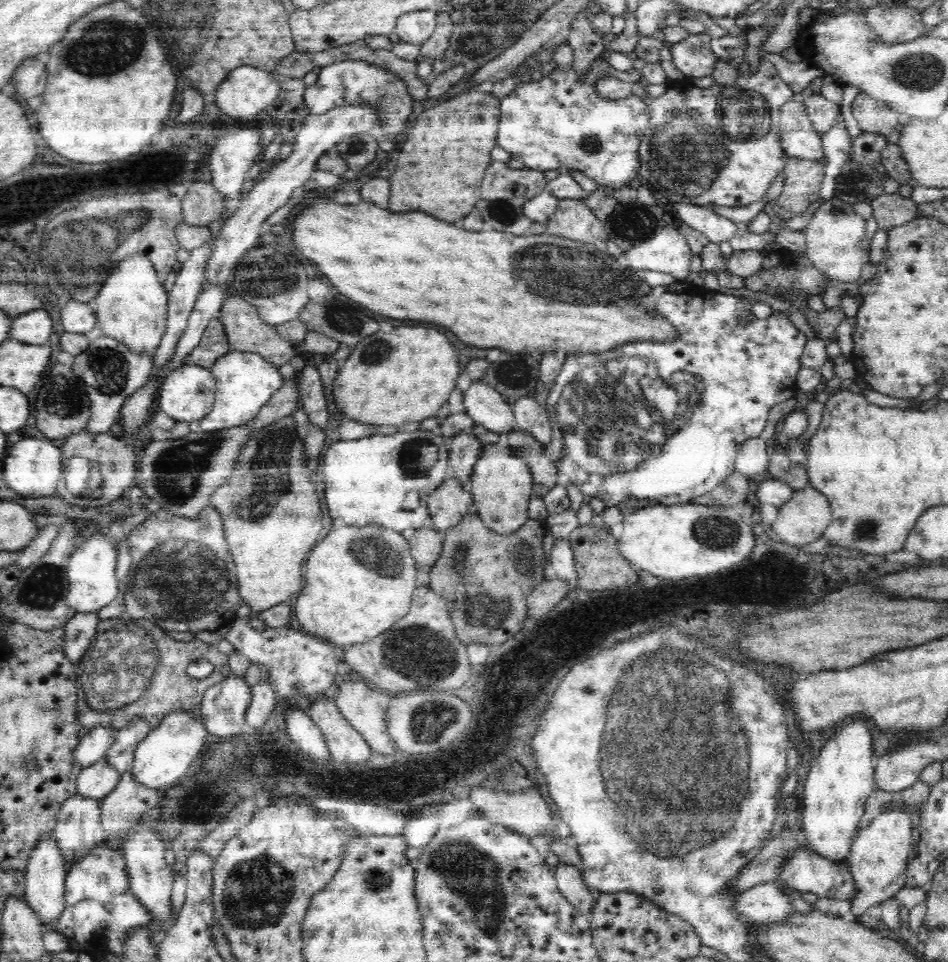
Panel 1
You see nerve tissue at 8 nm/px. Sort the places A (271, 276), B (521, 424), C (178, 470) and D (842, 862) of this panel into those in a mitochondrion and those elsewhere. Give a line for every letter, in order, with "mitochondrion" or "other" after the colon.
A: mitochondrion
B: other
C: mitochondrion
D: other

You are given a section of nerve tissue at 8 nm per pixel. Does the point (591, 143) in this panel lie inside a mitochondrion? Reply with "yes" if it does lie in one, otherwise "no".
yes

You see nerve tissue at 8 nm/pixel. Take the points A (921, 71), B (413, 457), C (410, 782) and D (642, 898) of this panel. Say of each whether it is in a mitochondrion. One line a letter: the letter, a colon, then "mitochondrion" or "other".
A: mitochondrion
B: mitochondrion
C: mitochondrion
D: other

